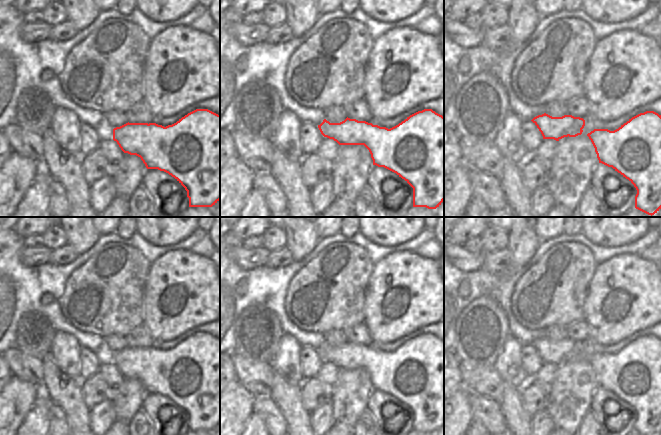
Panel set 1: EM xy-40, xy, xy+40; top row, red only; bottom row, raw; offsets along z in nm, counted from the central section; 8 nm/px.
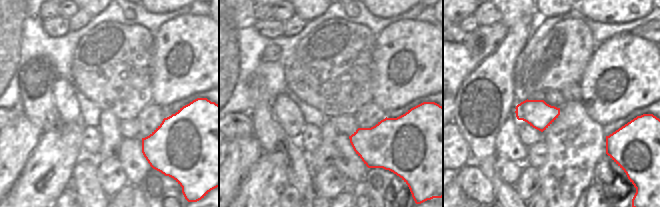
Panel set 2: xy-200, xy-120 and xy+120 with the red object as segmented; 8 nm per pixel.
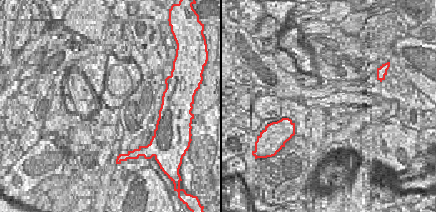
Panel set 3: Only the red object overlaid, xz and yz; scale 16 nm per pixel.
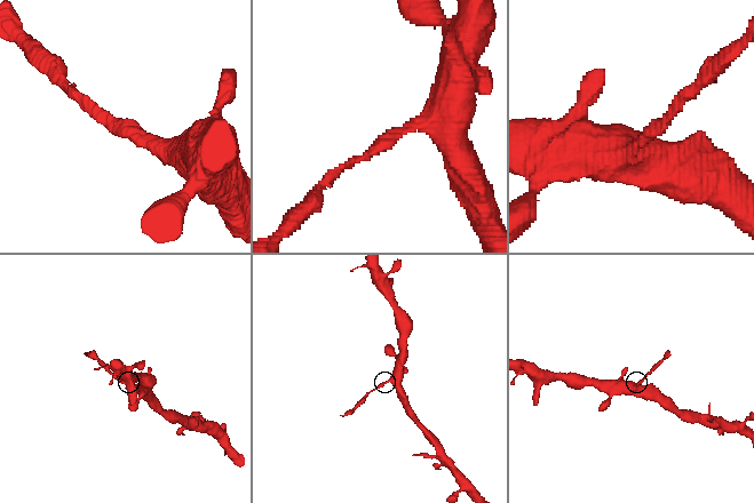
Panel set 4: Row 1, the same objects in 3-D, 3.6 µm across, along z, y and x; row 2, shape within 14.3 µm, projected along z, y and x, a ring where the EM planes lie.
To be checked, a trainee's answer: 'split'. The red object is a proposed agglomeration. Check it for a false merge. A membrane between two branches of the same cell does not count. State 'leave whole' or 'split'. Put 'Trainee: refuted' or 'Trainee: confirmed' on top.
Trainee: confirmed
split

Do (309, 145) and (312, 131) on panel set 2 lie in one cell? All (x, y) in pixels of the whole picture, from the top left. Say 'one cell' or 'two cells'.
one cell

